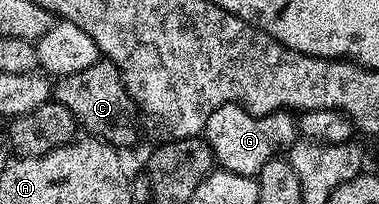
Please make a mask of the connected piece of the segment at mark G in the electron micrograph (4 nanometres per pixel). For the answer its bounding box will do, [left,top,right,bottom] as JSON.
[202,103,297,176]

